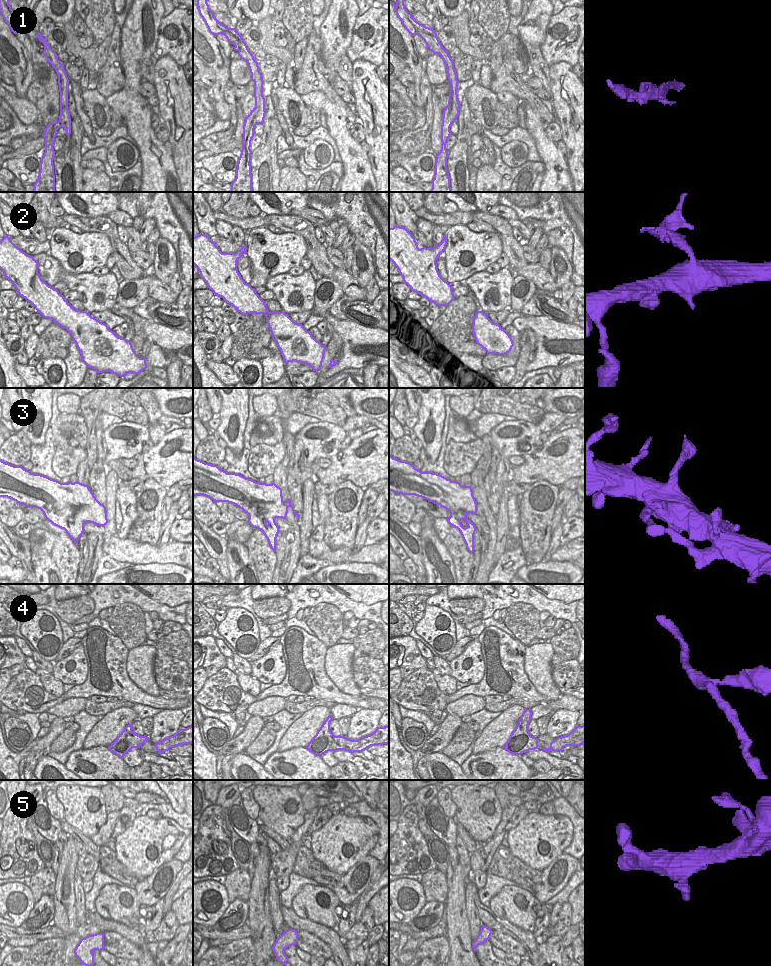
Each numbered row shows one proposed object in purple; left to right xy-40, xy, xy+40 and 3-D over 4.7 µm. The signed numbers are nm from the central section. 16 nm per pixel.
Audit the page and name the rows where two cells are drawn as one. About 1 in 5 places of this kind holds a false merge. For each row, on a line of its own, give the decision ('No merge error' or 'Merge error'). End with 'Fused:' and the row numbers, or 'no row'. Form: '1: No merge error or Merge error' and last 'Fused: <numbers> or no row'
1: Merge error
2: No merge error
3: No merge error
4: No merge error
5: No merge error
Fused: 1.

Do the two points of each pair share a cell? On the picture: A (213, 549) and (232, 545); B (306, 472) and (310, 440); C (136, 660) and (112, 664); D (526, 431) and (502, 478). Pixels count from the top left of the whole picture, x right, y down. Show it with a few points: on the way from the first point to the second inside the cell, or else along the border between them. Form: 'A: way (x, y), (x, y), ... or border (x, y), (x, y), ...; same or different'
A: border (227, 540), (226, 562), (229, 569); different
B: way (306, 464), (310, 448); same
C: border (128, 650), (126, 672), (135, 684); different
D: way (514, 443), (505, 452), (504, 466); same

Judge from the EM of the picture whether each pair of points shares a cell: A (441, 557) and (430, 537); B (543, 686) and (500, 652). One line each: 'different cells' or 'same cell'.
A: same cell
B: different cells

